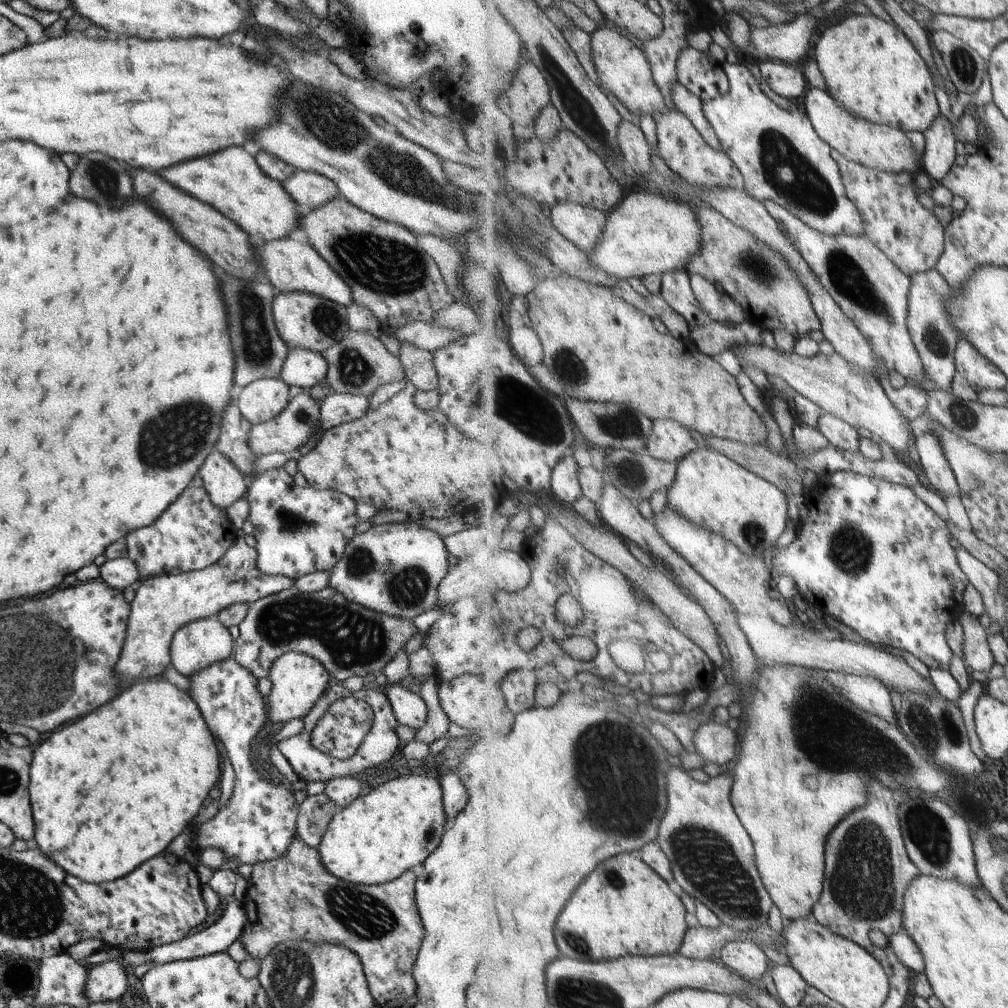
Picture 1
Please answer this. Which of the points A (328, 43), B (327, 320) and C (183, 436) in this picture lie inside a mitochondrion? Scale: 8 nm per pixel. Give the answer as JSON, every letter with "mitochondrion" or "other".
{"A":"other","B":"mitochondrion","C":"mitochondrion"}

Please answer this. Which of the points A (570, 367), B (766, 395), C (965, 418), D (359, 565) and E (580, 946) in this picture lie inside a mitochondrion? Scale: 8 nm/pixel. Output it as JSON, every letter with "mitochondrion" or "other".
{"A":"mitochondrion","B":"other","C":"mitochondrion","D":"mitochondrion","E":"mitochondrion"}

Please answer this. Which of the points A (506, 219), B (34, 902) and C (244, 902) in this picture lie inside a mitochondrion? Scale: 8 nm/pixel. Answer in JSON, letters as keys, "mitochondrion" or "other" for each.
{"A":"mitochondrion","B":"mitochondrion","C":"other"}

